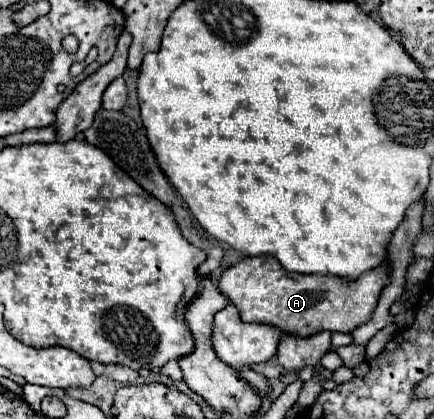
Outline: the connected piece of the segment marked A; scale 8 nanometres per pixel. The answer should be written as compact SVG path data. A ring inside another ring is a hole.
M250 256L250 258L244 258L242 262L238 262L236 266L230 266L222 272L220 290L238 308L244 322L270 324L270 326L280 328L284 334L312 336L320 330L352 332L354 328L368 322L372 318L376 304L378 304L384 282L388 282L388 256L382 266L374 268L372 272L368 270L368 272L360 274L358 280L346 280L340 276L320 276L320 274L292 274L292 272L286 272L274 256Z

